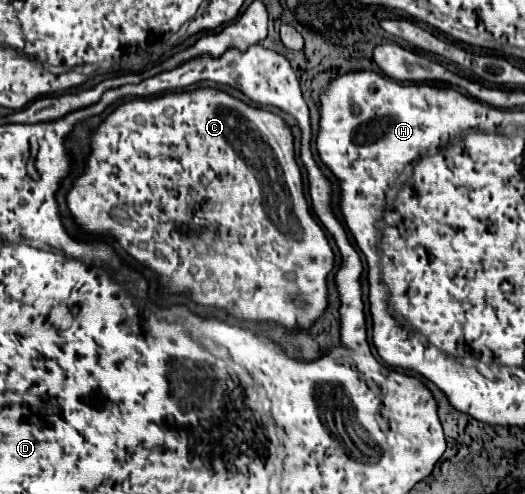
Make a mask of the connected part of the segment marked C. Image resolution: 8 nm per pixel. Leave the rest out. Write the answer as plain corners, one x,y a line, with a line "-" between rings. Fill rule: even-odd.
200,86
200,88
194,88
194,90
168,92
168,94
164,94
164,96
152,96
152,98
146,98
146,100
130,100
130,102
118,106
118,108
116,108
112,114
108,114
106,118
108,118
108,120
100,122
100,124
90,132
90,136
88,136
90,154
88,154
88,160
86,160
84,172
82,172
82,176
78,176
78,178
72,182
72,188
66,192
66,208
68,208
68,212
70,212
70,216
72,216
72,222
76,222
78,228
82,226
84,234
112,236
112,238
114,238
114,240
124,248
126,254
130,254
136,262
144,264
146,268
150,268
150,270
154,270
154,272
158,274
158,280
160,280
160,292
162,292
164,296
172,296
172,294
188,294
190,300
196,302
198,306
214,306
214,308
220,308
220,310
224,310
228,316
234,316
234,318
238,318
238,320
280,324
280,326
284,326
286,330
290,330
292,334
294,334
298,328
302,328
302,330
306,330
306,332
312,330
314,324
324,316
324,312
326,312
326,308
328,308
328,274
330,274
332,268
334,268
334,252
332,252
332,248
330,248
330,244
328,244
328,238
326,238
322,226
316,222
316,218
314,218
314,214
312,214
312,210
310,210
310,206
308,206
308,200
306,200
306,196
304,196
302,172
300,172
300,166
296,164
296,154
294,154
294,136
292,136
292,130
290,130
288,122
284,122
282,116
278,116
278,114
274,114
274,112
268,112
268,110
262,110
262,108
256,108
256,106
250,106
250,104
246,104
246,102
242,102
242,100
238,100
238,98
230,96
228,92
224,92
224,90
220,90
220,88
214,88
214,86
-
188,224
194,224
194,232
186,228

